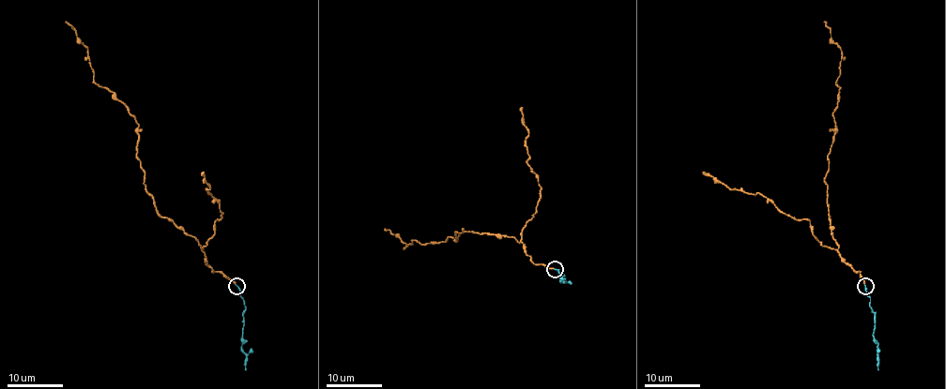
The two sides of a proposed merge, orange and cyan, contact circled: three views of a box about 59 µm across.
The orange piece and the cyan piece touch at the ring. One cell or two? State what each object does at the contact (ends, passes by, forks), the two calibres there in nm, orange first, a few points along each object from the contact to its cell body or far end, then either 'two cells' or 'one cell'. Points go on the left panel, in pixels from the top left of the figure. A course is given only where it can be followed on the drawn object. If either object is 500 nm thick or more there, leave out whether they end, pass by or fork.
orange ends; cyan ends; calibres 130 and 180 nm; course orange (237, 285), (206, 264), (194, 238), (160, 215), (136, 156), (136, 119), (94, 81), (88, 49), (66, 22); course cyan (236, 285), (246, 307), (241, 345), (241, 351), (246, 355), (244, 369); two cells

